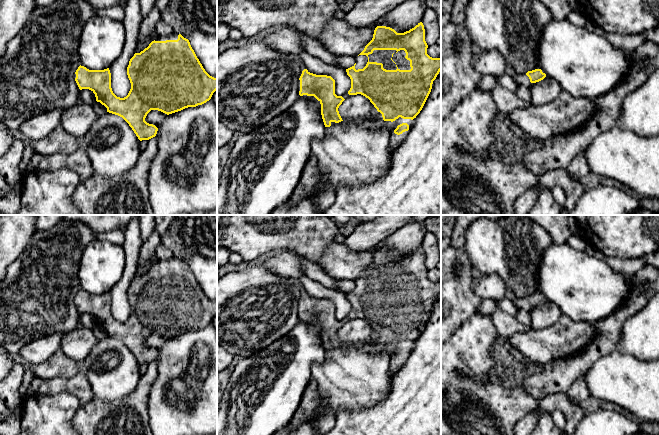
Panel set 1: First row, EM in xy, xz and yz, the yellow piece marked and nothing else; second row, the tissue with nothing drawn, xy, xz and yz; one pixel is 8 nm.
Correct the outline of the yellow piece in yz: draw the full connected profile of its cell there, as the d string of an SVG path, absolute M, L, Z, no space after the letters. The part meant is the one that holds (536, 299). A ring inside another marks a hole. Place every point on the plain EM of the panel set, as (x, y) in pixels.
M541 293L528 295L526 298L514 300L517 307L516 319L523 325L529 326L531 322L529 310L531 307L536 307L546 301L545 296Z

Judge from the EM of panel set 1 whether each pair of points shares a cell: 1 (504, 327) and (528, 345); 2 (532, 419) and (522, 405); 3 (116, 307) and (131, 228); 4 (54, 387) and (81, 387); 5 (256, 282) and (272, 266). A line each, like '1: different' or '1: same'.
1: different
2: different
3: same
4: same
5: different

